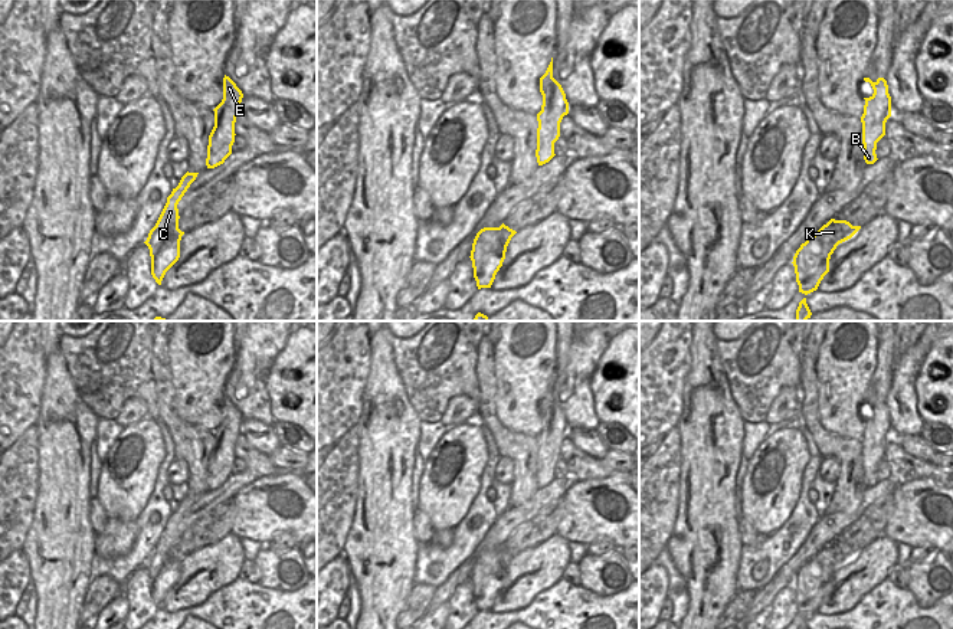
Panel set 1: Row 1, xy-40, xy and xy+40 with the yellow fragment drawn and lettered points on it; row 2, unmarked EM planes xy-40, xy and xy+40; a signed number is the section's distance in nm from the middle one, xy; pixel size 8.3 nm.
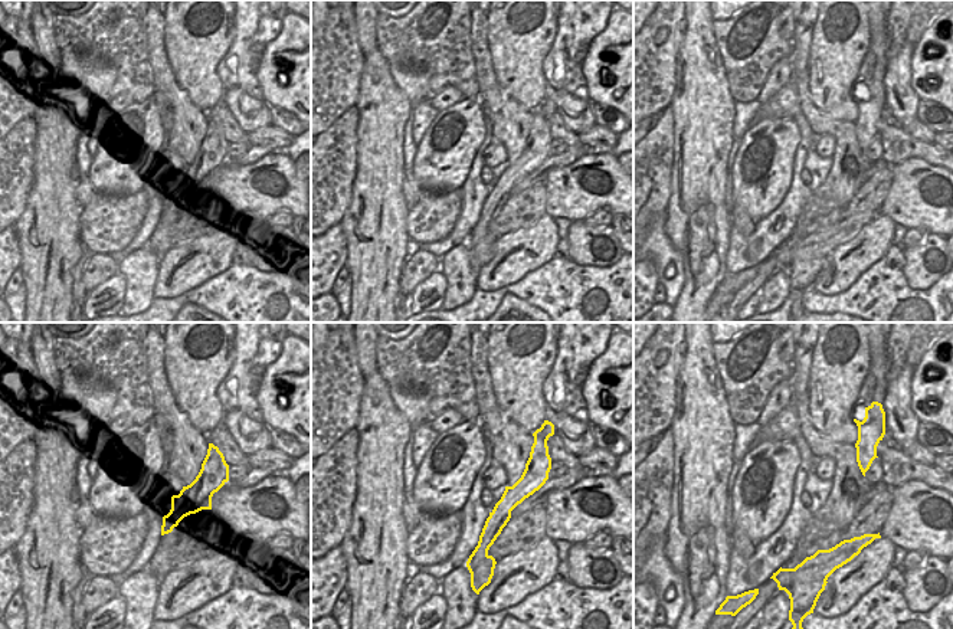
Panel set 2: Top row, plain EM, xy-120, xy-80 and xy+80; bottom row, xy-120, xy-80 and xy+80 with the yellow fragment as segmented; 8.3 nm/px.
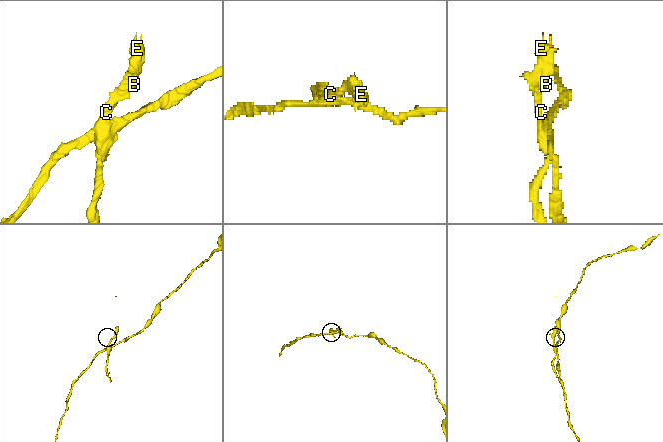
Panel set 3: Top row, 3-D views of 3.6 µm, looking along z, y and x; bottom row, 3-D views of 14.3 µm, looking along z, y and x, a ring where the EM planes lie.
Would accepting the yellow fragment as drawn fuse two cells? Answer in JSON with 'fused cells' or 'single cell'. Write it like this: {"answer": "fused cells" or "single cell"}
{"answer": "fused cells"}

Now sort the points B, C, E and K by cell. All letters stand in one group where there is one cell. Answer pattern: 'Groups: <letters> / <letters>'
Groups: B C E / K.

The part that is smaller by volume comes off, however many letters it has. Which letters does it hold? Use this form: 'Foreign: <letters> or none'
Foreign: B, C, E

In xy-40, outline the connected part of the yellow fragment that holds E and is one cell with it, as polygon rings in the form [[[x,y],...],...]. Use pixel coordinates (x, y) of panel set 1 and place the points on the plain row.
[[[225,397],[223,400],[223,422],[213,432],[214,449],[209,458],[207,468],[207,491],[214,491],[225,485],[232,476],[232,468],[235,465],[235,445],[240,435],[240,425],[243,416],[236,406]]]

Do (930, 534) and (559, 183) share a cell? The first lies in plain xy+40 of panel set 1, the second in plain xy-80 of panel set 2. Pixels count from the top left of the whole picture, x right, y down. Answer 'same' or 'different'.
same

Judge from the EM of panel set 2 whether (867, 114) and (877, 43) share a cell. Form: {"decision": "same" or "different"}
{"decision": "same"}

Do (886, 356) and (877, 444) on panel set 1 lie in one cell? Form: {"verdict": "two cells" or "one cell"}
{"verdict": "one cell"}

